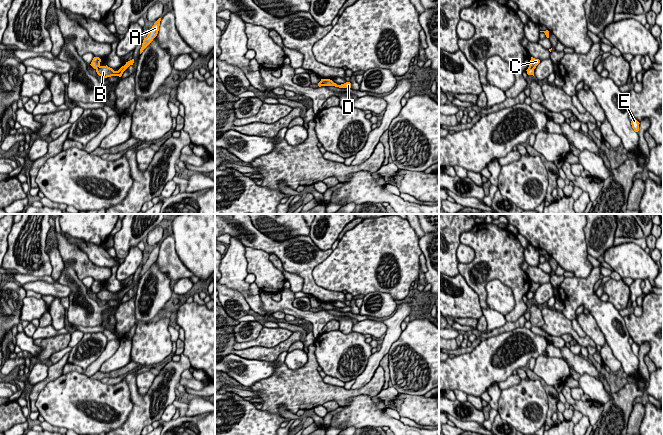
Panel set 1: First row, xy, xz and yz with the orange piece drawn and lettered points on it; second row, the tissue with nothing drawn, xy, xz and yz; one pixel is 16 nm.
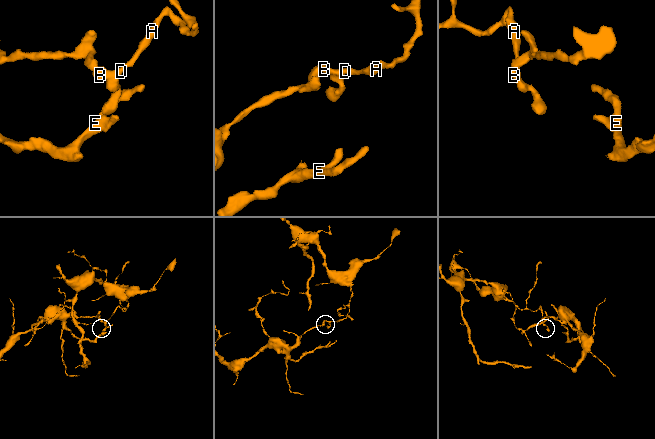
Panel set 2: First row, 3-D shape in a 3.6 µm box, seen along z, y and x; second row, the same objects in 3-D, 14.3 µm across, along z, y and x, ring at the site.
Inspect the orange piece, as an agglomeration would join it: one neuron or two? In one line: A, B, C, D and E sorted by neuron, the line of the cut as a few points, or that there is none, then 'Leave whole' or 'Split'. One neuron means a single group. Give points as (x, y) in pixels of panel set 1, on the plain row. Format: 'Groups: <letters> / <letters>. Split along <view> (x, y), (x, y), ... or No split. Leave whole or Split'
Groups: A B D / C E. Split along xy (100, 290), (96, 294). Split

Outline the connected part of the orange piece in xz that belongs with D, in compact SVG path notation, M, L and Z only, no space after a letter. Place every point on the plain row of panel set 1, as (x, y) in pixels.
M321 303L320 306L323 308L323 310L335 310L335 311L339 311L339 312L351 312L350 306L346 306L346 307L341 308L341 309L337 309L336 307L334 307L330 303Z

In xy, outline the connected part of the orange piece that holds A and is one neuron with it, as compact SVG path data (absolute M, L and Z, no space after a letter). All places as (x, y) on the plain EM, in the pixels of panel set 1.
M159 242L154 249L152 250L152 252L150 253L148 259L146 262L144 262L143 267L142 267L142 271L140 273L140 278L143 276L143 274L153 265L153 263L157 260L158 255L159 255L159 250L160 250L160 245L161 242Z

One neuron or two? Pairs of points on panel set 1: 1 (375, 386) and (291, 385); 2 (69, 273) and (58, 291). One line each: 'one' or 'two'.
1: one
2: two

